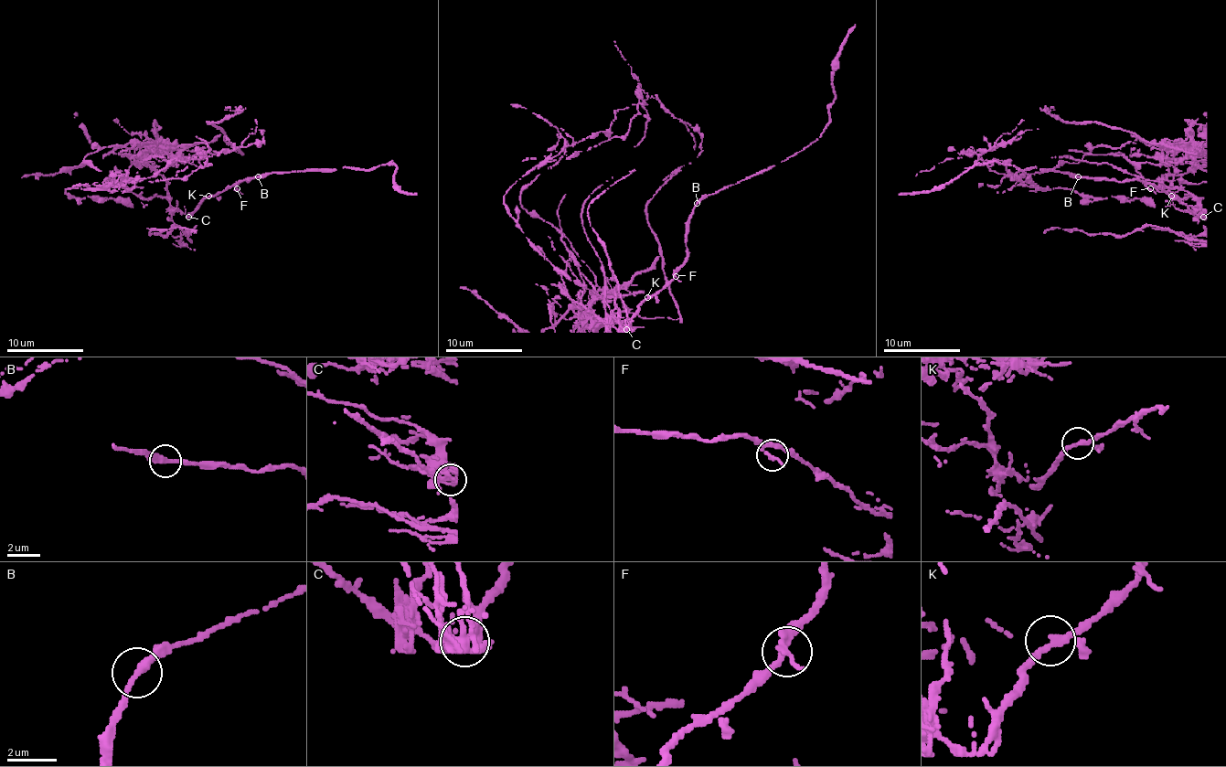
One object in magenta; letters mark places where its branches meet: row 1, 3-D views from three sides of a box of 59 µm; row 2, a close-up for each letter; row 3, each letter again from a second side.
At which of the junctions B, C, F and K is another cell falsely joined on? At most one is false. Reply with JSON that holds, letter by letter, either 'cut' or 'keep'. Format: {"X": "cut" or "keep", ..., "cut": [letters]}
{"B": "keep", "C": "cut", "F": "keep", "K": "keep", "cut": ["C"]}

